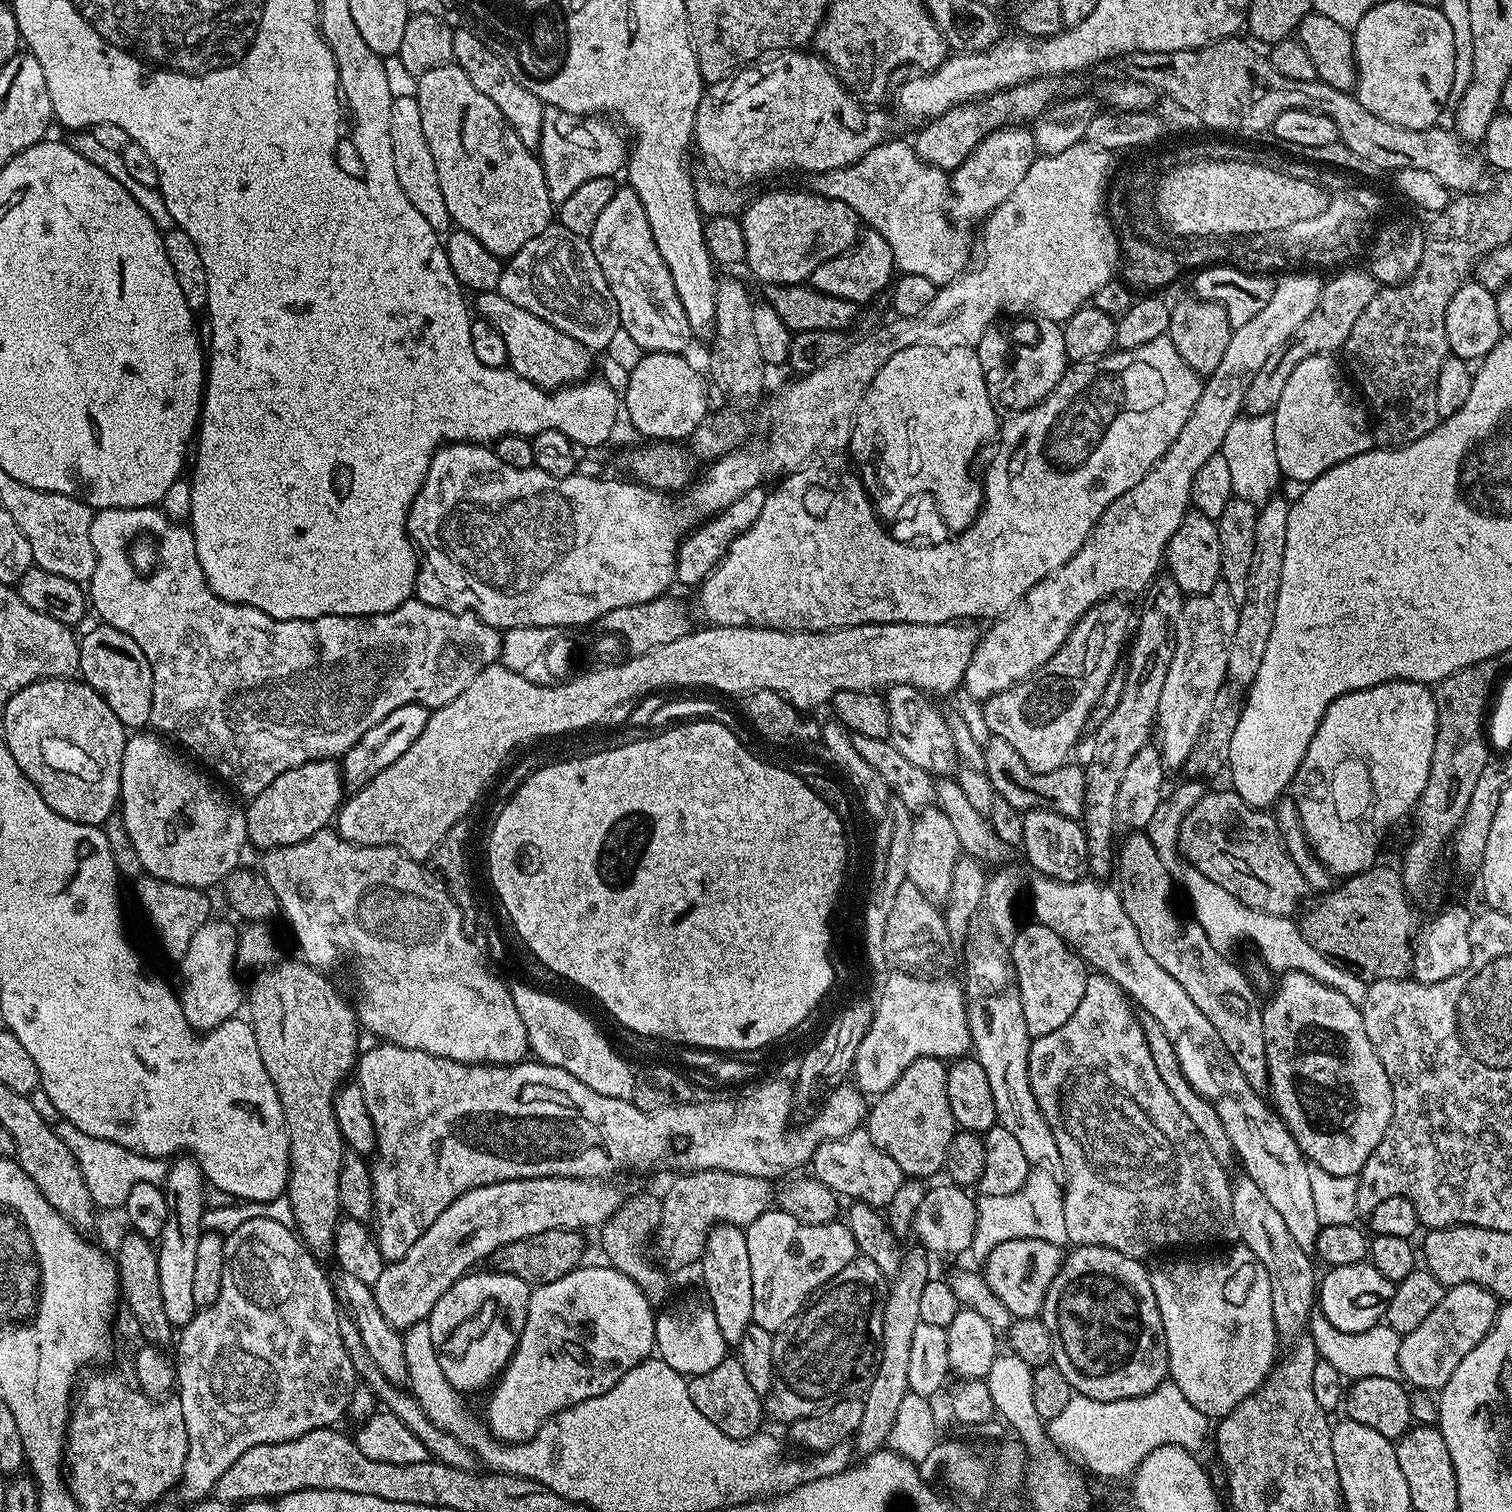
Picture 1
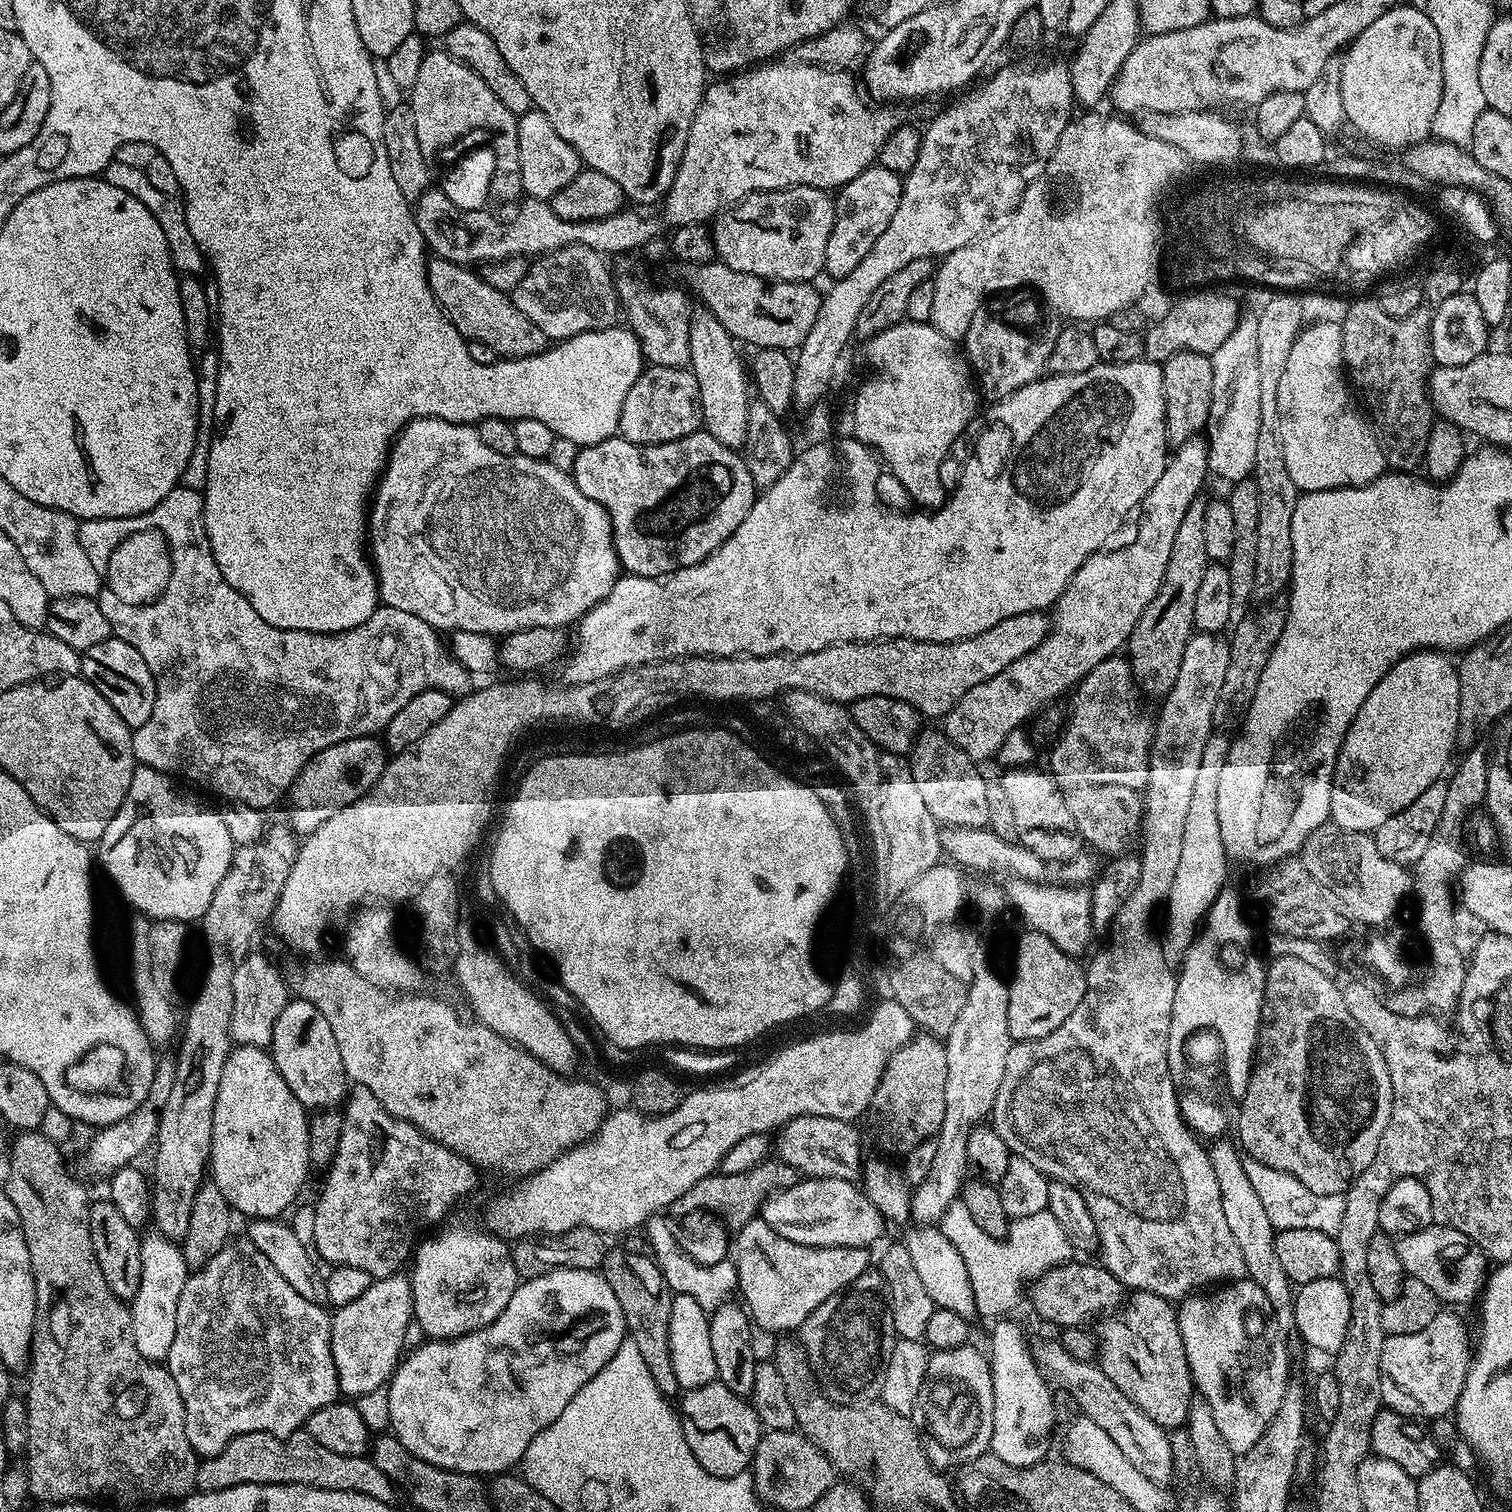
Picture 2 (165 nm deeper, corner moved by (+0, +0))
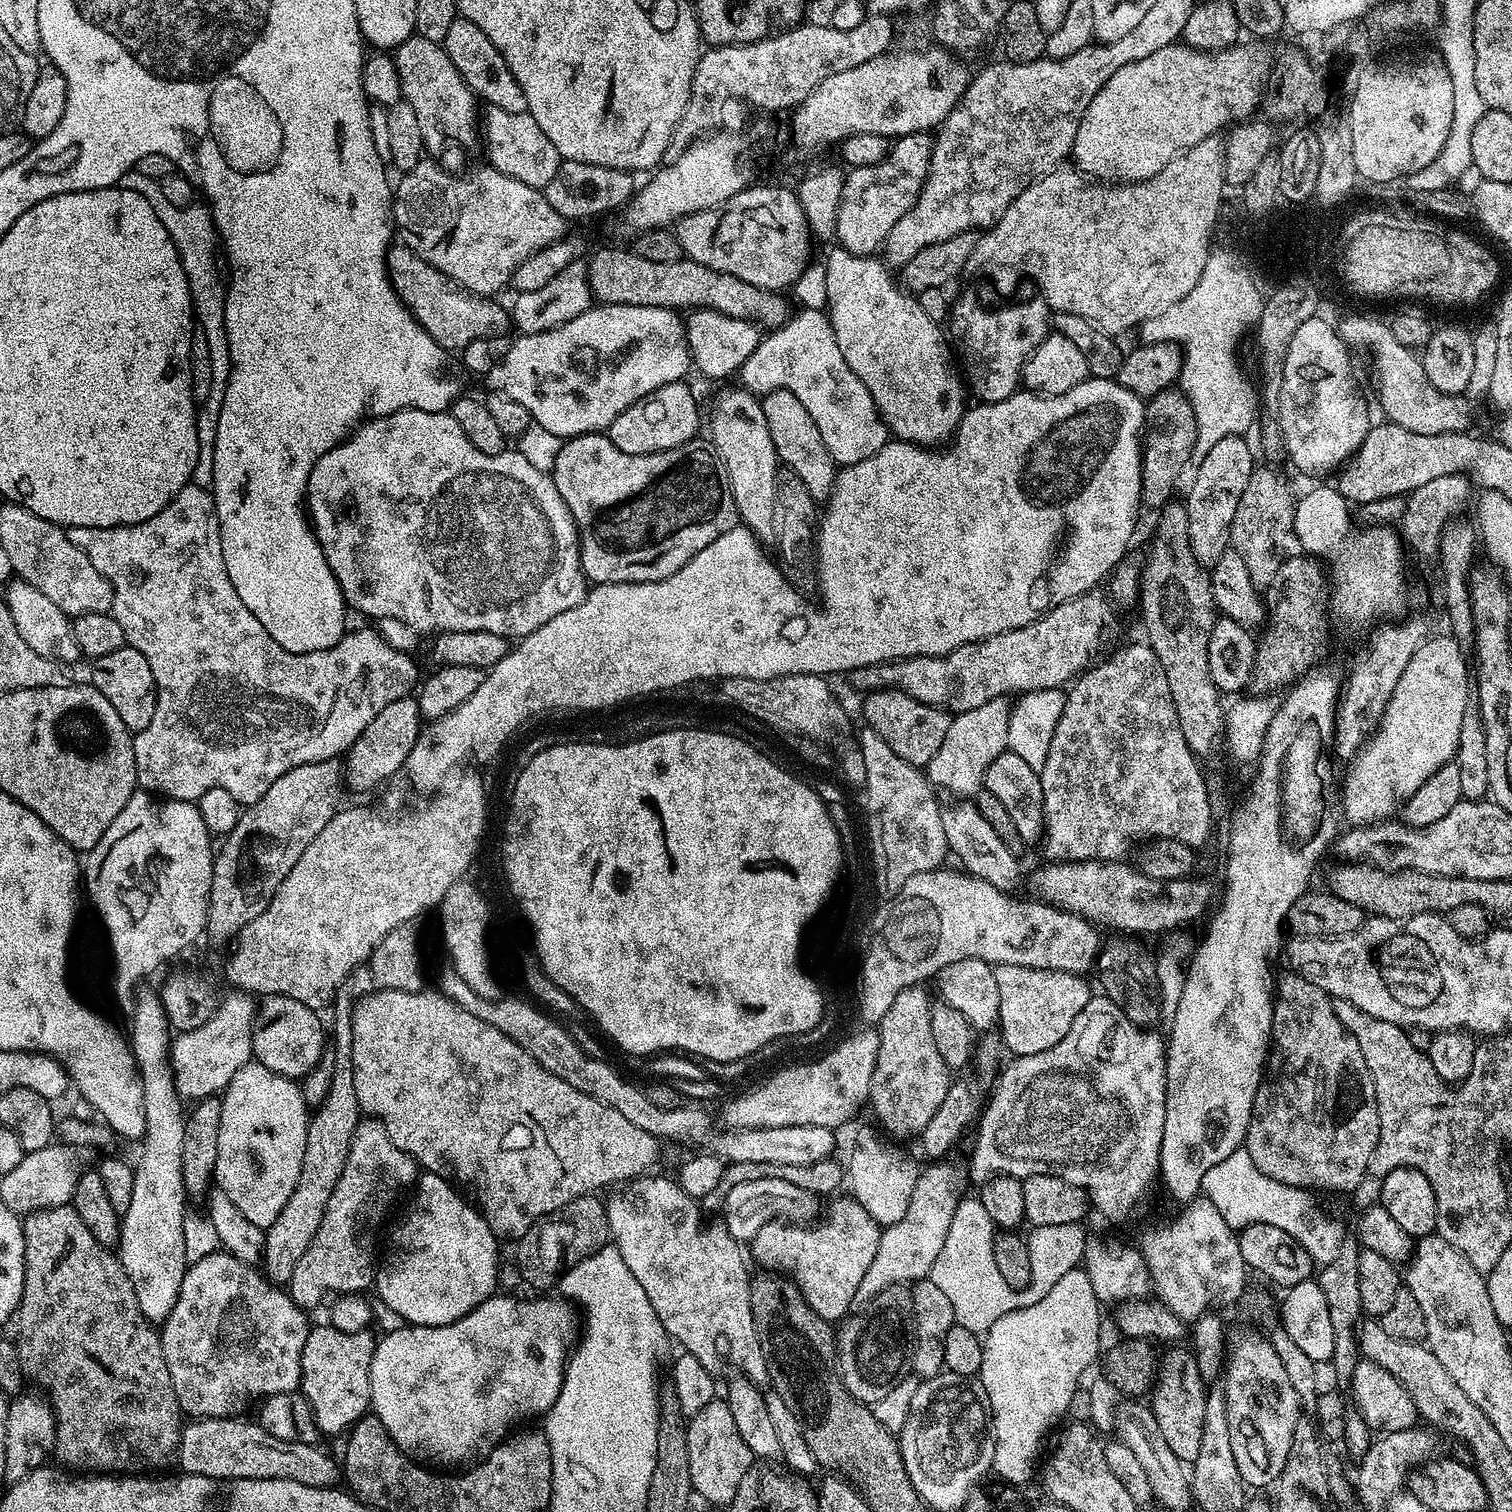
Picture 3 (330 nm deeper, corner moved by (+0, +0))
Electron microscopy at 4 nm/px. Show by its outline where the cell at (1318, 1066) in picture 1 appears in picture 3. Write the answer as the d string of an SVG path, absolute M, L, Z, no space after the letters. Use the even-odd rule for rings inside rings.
M1288 970L1285 973L1285 976L1281 980L1277 979L1274 984L1272 1042L1268 1062L1254 1098L1254 1106L1242 1147L1250 1154L1254 1166L1258 1166L1258 1170L1262 1170L1262 1174L1266 1174L1266 1178L1274 1178L1286 1186L1294 1186L1305 1190L1325 1188L1328 1192L1348 1192L1348 1194L1352 1194L1355 1193L1358 1182L1362 1182L1362 1178L1366 1174L1366 1166L1374 1154L1374 1146L1380 1137L1378 1098L1376 1097L1374 1078L1370 1074L1370 1066L1366 1066L1366 1058L1362 1058L1362 1049L1358 1047L1358 1038L1354 1038L1354 1034L1350 1034L1346 1030L1346 1026L1342 1026L1342 1022L1338 1022L1338 1014L1334 1014L1332 1009L1333 997L1323 992L1318 986L1314 986L1314 982L1299 976L1297 972Z

